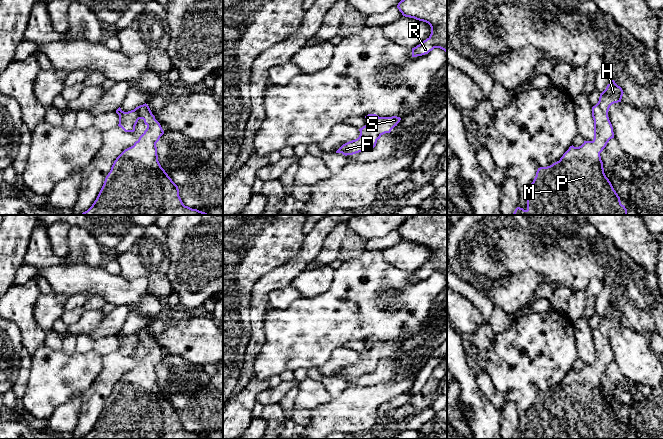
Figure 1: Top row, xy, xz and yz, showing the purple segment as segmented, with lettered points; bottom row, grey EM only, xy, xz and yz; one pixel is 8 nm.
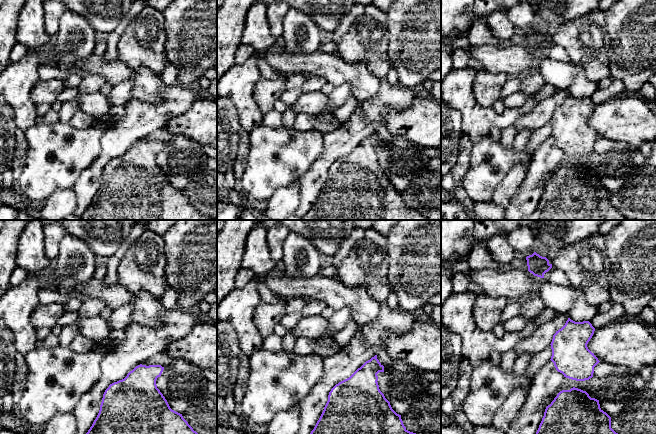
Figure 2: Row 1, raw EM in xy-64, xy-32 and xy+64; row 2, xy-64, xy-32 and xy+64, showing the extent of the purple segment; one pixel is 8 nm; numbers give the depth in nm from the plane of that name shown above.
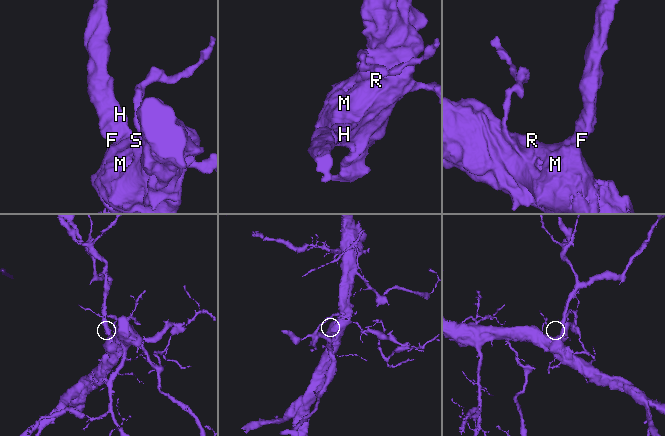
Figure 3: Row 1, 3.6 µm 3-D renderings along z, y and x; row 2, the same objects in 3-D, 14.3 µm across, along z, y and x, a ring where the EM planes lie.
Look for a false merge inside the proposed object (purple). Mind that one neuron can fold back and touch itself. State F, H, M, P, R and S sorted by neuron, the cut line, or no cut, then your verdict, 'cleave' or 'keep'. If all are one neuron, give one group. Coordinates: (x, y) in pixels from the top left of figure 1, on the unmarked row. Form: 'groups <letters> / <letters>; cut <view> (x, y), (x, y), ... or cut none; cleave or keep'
groups F H M P R S; cut none; keep

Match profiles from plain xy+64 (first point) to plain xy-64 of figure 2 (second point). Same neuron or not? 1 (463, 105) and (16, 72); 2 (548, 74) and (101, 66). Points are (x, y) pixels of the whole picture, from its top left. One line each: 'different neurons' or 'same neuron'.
1: same neuron
2: same neuron

